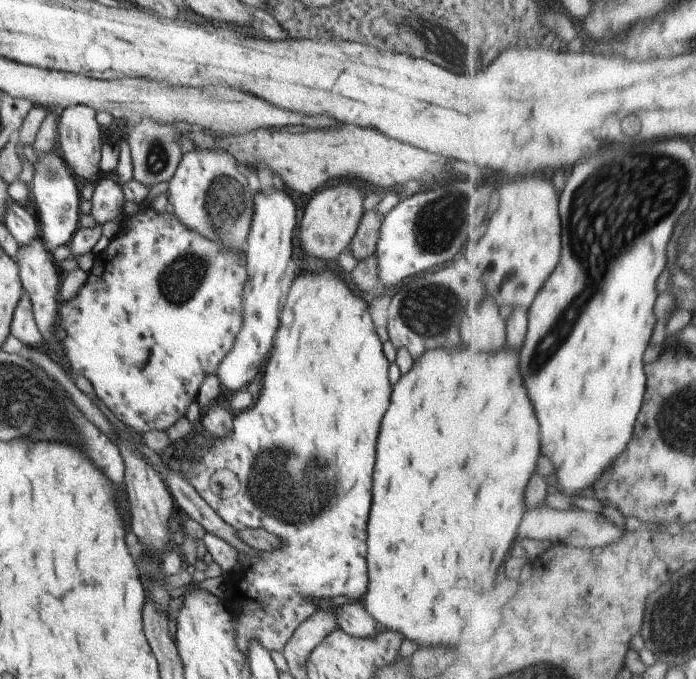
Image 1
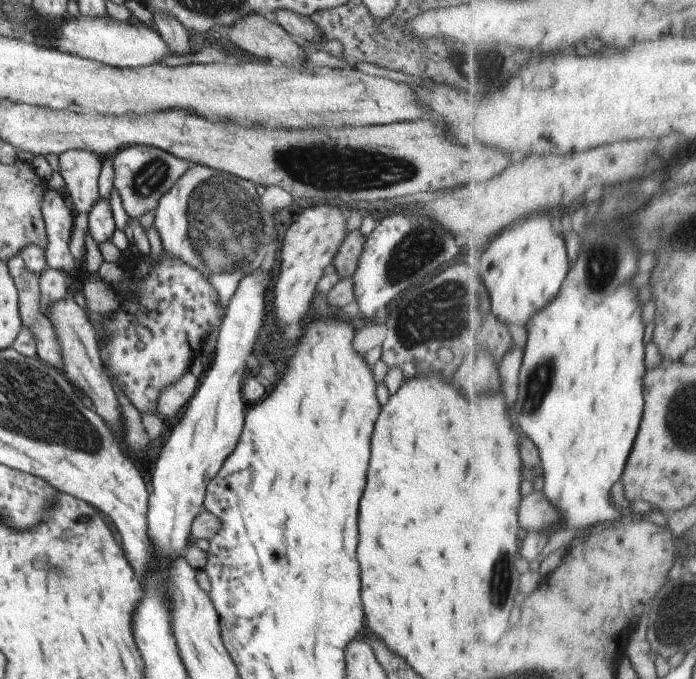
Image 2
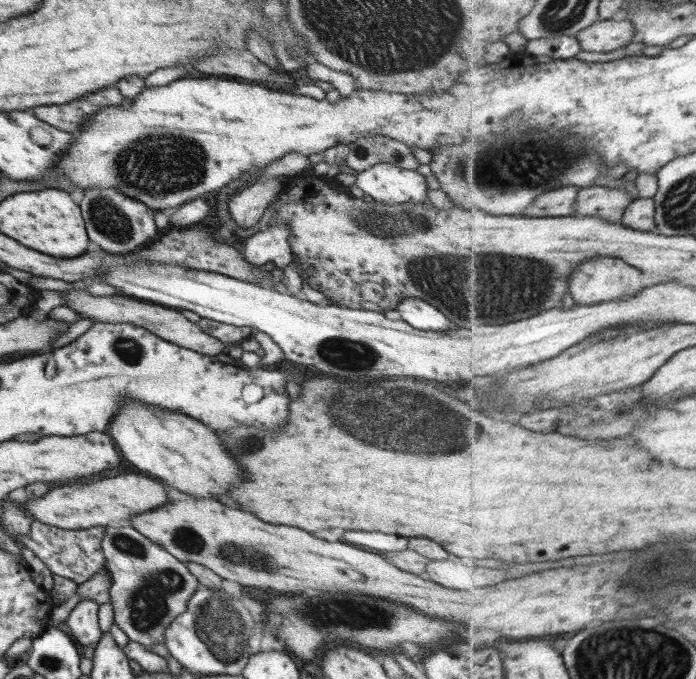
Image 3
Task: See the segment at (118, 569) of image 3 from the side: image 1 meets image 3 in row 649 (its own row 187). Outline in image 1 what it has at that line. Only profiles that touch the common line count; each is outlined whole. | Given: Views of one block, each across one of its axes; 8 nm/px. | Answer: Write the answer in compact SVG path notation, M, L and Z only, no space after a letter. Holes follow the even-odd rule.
M144 118L138 124L126 126L126 138L129 142L133 164L133 179L142 182L149 189L154 184L168 182L174 176L184 154L180 140L184 138L186 132L190 132L191 128L191 125L184 121L160 124L148 118Z

